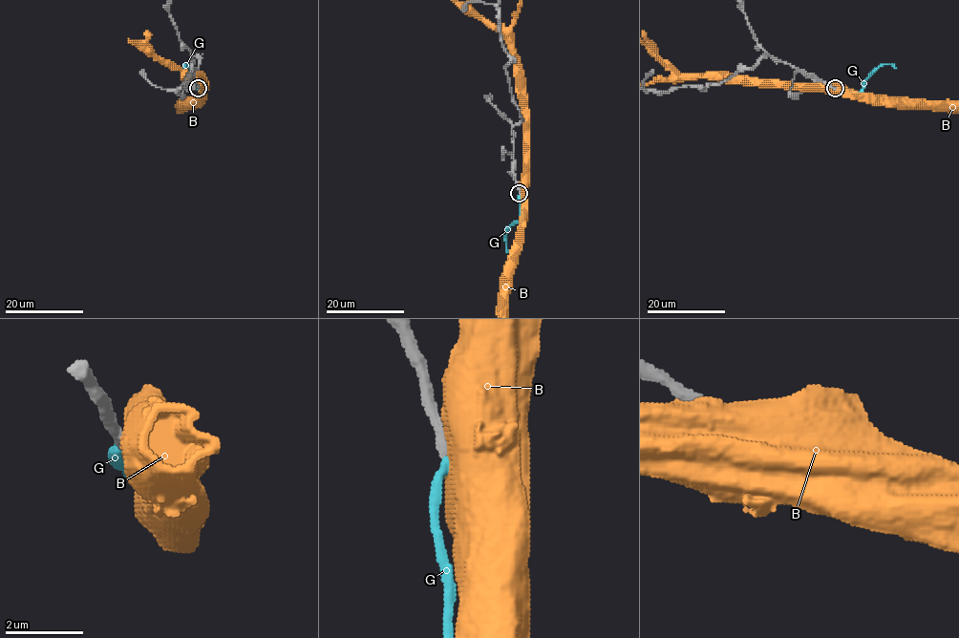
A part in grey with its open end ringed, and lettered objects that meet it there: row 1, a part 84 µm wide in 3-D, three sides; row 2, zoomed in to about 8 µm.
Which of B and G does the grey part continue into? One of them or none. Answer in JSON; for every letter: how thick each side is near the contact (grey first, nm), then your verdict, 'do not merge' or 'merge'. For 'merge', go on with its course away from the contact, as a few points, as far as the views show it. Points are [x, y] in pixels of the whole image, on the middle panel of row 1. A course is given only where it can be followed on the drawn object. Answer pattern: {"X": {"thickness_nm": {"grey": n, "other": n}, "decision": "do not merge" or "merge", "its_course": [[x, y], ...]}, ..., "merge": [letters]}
{"B": {"thickness_nm": {"grey": 300, "other": 750}, "decision": "do not merge"}, "G": {"thickness_nm": {"grey": 240, "other": 240}, "decision": "merge"}, "merge": ["G"]}

